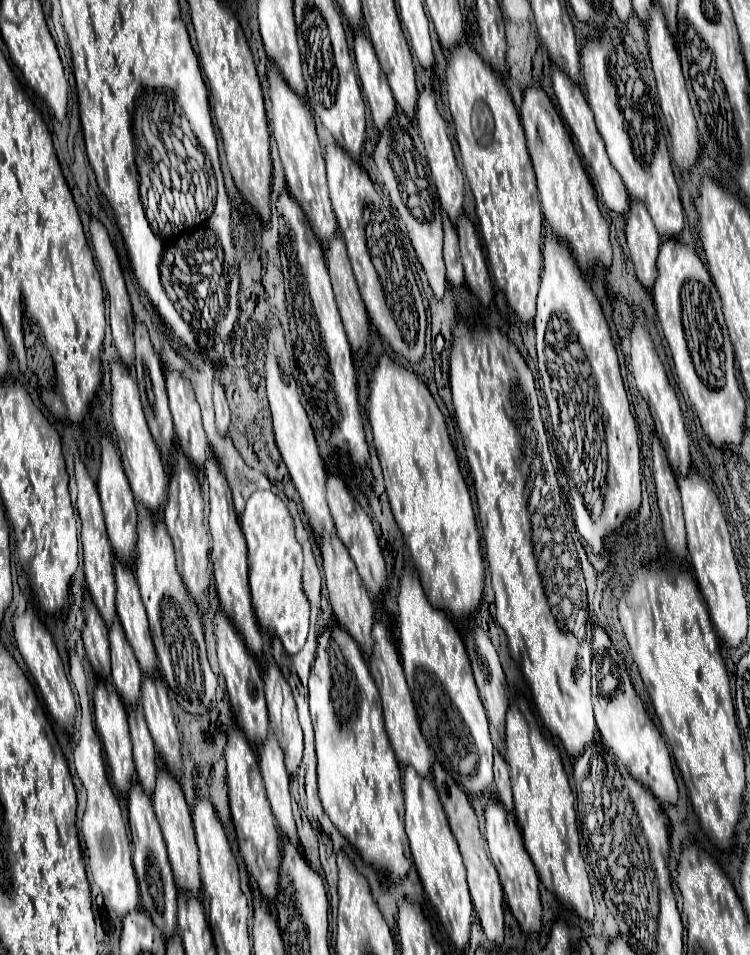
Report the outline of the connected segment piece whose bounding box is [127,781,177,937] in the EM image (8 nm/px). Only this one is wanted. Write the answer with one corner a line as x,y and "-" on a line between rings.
133,781
133,787
129,791
129,827
133,837
133,867
137,873
141,899
145,911
151,915
153,923
169,937
175,931
175,913
177,913
177,887
171,873
171,863
167,859
167,847
163,841
163,833
159,829
151,797
139,789
139,783

